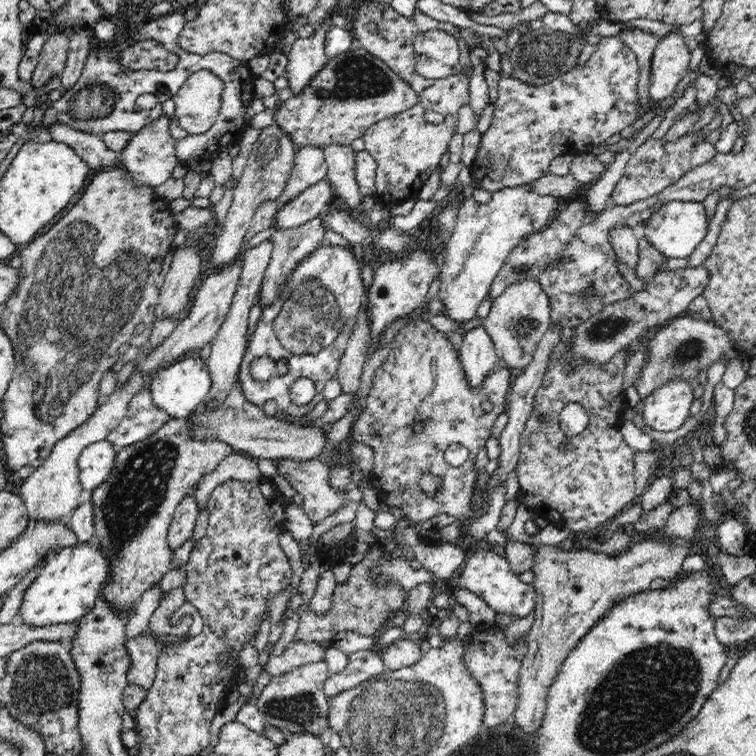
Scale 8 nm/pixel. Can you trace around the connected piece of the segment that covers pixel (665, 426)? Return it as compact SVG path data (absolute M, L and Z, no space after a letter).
M681 378L656 388L643 400L641 414L646 427L658 432L672 432L682 427L695 400L692 389L691 380Z

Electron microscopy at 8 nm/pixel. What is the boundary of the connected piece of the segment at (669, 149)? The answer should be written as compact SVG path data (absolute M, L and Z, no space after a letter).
M714 124L705 127L701 132L689 132L681 135L672 142L664 142L663 138L638 139L632 150L630 160L626 163L622 178L617 180L614 190L611 192L609 202L611 206L628 206L633 202L644 200L654 196L668 188L671 184L678 182L689 170L700 166L714 158L717 153L714 144L704 140L698 143L699 136L706 136Z

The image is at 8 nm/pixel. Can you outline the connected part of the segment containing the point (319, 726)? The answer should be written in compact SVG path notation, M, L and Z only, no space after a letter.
M326 661L303 664L278 676L273 676L261 691L255 703L268 725L286 733L312 733L318 735L329 728L327 714L330 700L324 692L323 684L328 678Z

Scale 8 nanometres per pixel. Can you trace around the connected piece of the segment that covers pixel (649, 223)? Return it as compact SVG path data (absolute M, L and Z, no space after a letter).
M667 202L658 210L651 214L641 227L637 228L637 233L649 242L658 252L668 258L687 258L692 251L702 242L709 230L707 216L702 202Z

